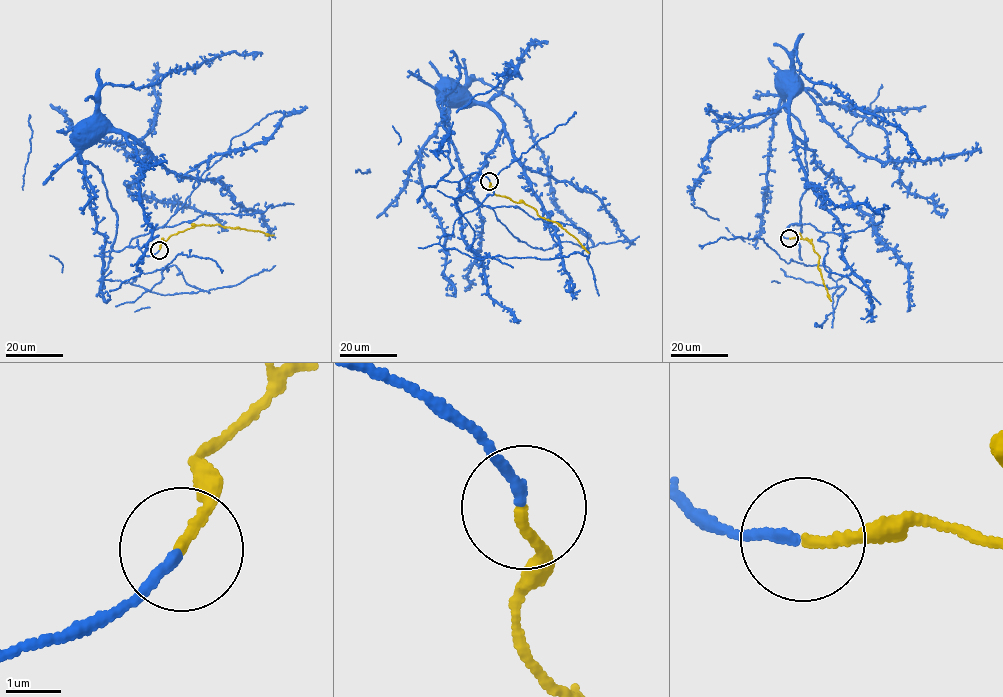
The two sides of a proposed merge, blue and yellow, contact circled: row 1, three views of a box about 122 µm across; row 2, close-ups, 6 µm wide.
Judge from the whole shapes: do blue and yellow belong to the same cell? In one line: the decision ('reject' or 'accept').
accept

